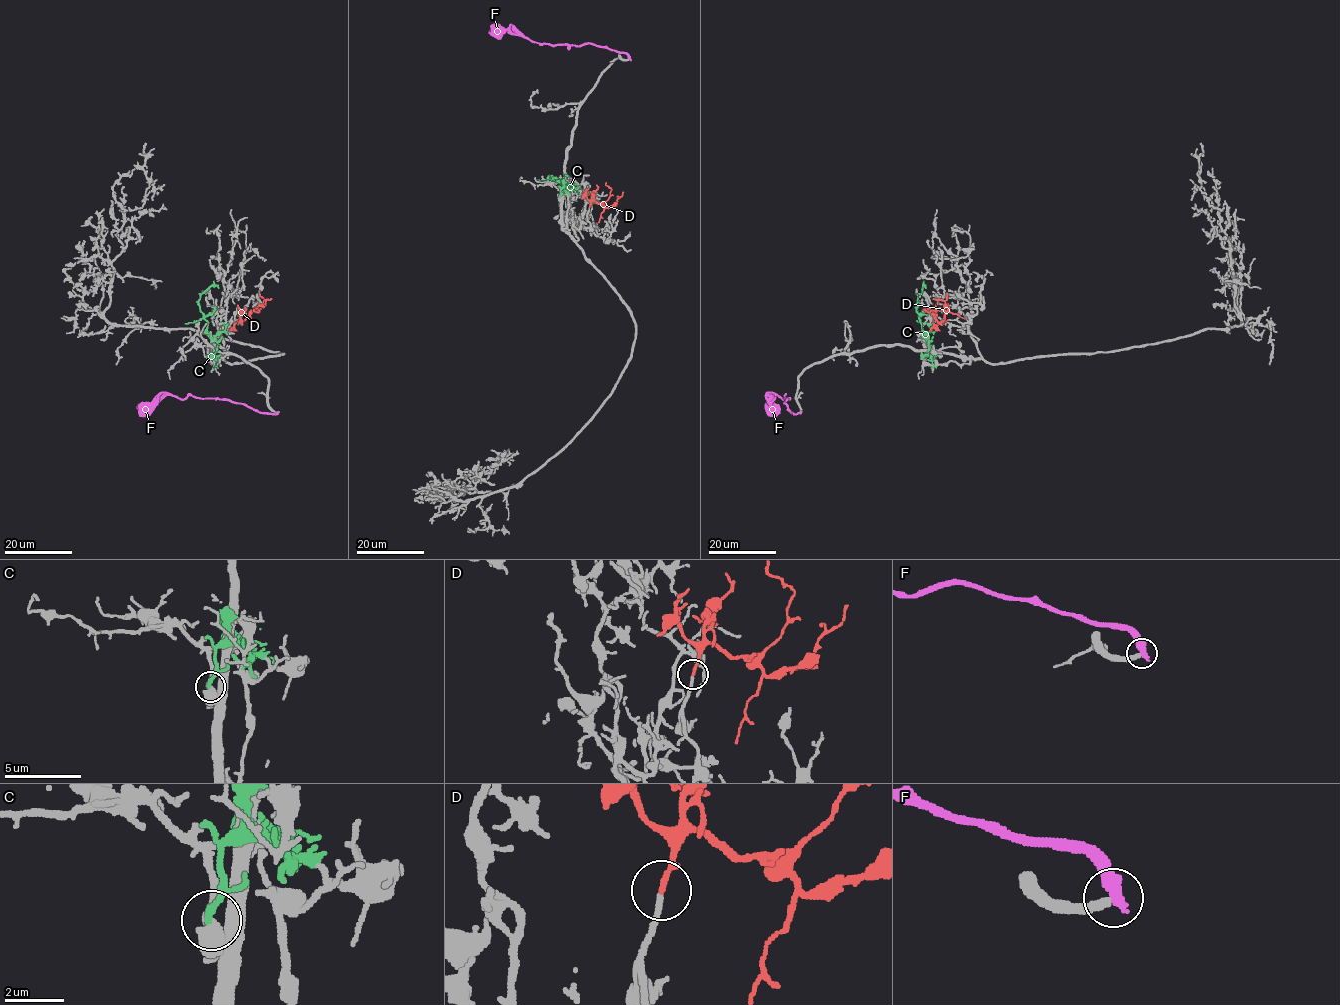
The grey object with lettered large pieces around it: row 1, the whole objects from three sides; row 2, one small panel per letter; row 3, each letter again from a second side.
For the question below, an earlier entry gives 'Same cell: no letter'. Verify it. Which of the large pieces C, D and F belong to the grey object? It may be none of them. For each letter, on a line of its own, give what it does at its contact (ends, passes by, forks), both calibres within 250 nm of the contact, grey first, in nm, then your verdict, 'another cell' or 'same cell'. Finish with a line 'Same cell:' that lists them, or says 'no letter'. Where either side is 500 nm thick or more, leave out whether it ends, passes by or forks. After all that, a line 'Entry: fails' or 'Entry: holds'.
C: it ends | 480/240 nm | another cell
D: it ends | 180/180 nm | same cell
F: it ends | 360/420 nm | another cell
Same cell: D
Entry: fails

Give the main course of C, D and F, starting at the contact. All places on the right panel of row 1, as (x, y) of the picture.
C: (938, 354), (930, 356), (917, 310), (918, 296), (922, 287), (925, 288)
D: (948, 320), (941, 321), (948, 310), (946, 305), (933, 298)
F: (800, 412), (791, 412), (785, 403), (787, 400), (785, 395), (783, 399), (776, 395), (767, 413)

